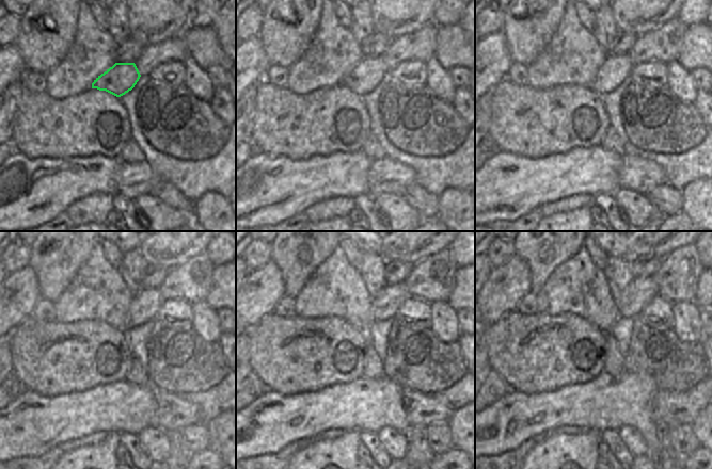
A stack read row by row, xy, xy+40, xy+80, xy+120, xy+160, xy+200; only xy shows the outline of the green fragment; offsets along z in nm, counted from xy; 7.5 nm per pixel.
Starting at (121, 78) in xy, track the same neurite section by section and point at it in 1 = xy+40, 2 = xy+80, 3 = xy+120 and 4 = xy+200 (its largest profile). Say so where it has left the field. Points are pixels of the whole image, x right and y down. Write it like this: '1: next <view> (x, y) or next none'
1: next xy+40 (368, 74)
2: next xy+80 (615, 70)
3: next xy+120 (145, 304)
4: next xy+200 (641, 291)

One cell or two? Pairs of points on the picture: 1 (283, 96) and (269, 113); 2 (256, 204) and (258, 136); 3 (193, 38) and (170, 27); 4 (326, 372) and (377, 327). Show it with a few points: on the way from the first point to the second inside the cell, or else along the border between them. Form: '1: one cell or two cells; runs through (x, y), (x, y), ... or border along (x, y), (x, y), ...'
1: one cell; runs through (279, 100), (273, 109)
2: two cells; border along (254, 149), (274, 156), (283, 156)
3: two cells; border along (189, 26), (180, 34)
4: two cells; border along (364, 332), (367, 343)

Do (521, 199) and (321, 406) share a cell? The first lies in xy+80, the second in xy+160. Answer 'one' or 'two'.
one

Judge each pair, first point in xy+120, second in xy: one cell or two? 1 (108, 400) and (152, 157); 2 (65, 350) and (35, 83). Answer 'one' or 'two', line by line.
1: two
2: two

